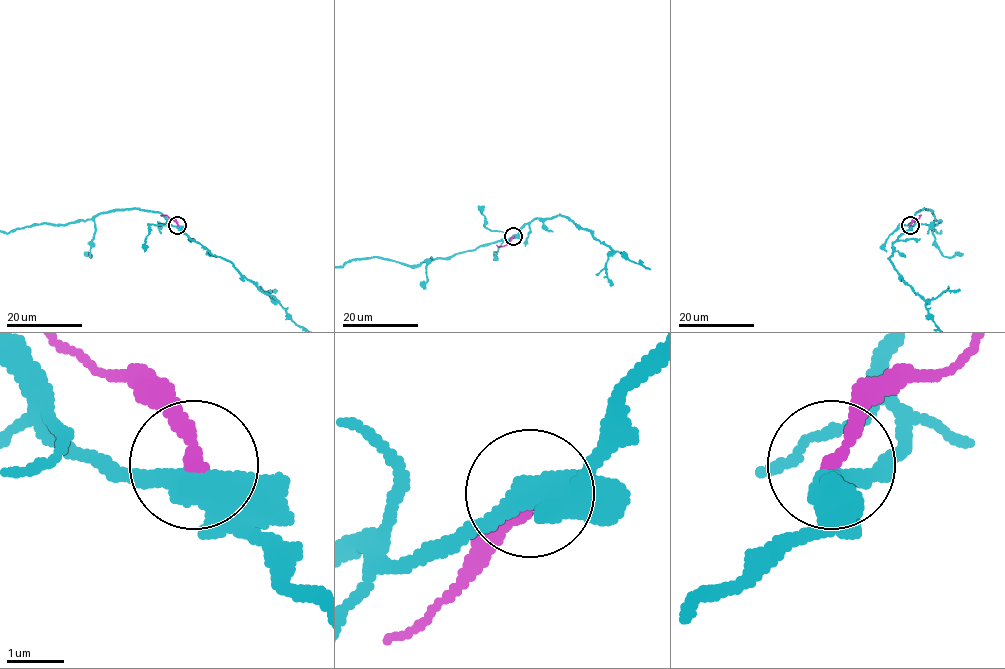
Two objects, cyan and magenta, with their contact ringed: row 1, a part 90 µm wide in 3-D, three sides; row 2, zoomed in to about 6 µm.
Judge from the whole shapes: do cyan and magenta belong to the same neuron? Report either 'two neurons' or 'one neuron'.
two neurons

